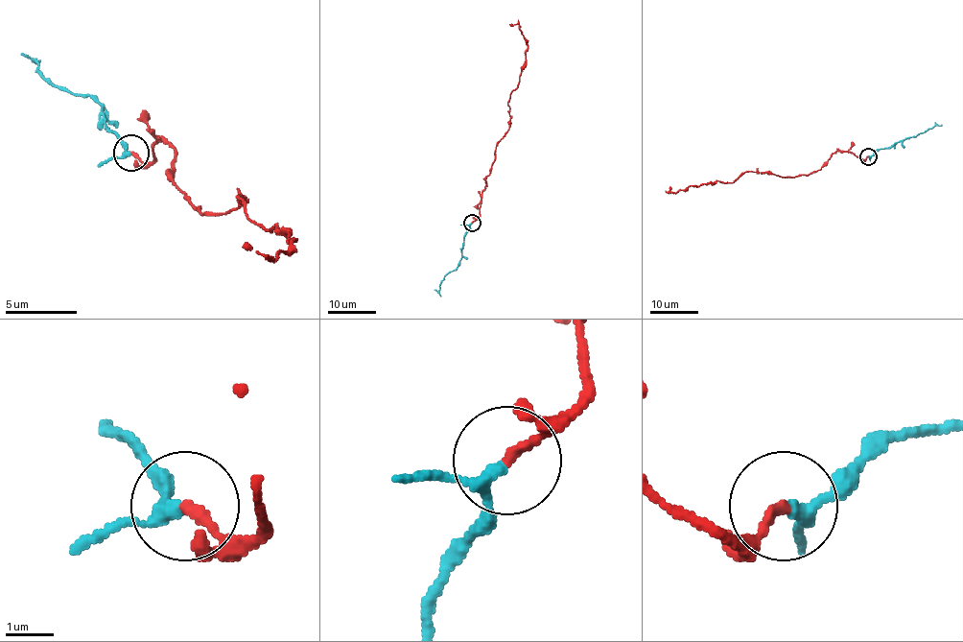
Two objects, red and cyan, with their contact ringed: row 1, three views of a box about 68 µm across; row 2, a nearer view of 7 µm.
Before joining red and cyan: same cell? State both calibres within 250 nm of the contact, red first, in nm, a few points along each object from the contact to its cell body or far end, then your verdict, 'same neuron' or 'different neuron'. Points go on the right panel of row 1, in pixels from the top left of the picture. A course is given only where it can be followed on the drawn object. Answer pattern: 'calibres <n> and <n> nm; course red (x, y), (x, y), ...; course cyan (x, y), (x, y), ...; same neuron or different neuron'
calibres 200 and 220 nm; course red (868, 156), (835, 152), (808, 175), (745, 171), (732, 182), (716, 180), (671, 193), (669, 187); course cyan (868, 156), (936, 125), (941, 126); same neuron

